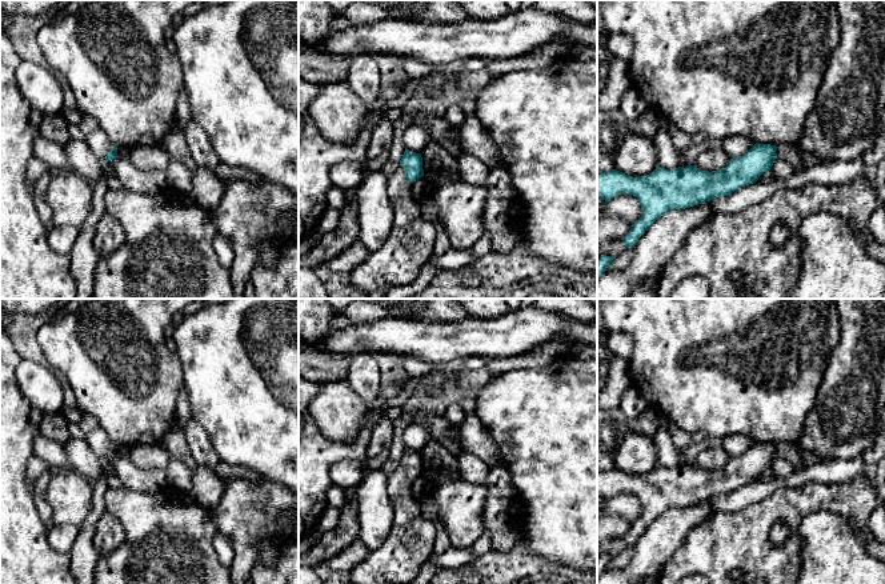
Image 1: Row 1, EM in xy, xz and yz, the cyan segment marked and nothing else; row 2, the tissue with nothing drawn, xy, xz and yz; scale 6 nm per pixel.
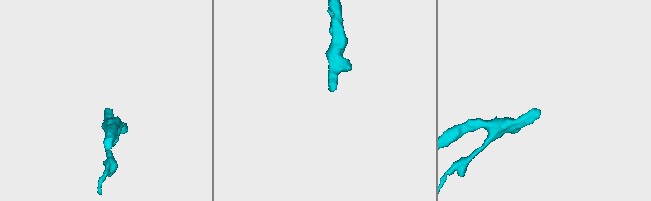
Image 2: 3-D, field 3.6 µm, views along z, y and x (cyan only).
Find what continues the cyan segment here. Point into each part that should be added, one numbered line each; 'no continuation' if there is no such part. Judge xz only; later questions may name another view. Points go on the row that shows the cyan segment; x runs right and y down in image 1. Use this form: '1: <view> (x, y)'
1: xz (409, 246)

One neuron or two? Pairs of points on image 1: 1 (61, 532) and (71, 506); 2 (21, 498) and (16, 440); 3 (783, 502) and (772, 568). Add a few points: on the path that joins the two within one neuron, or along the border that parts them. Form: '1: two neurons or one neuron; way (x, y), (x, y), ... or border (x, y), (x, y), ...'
1: two neurons; border (52, 523), (73, 524), (77, 528)
2: one neuron; way (16, 483), (16, 455)
3: one neuron; way (767, 518), (761, 523), (761, 552)

